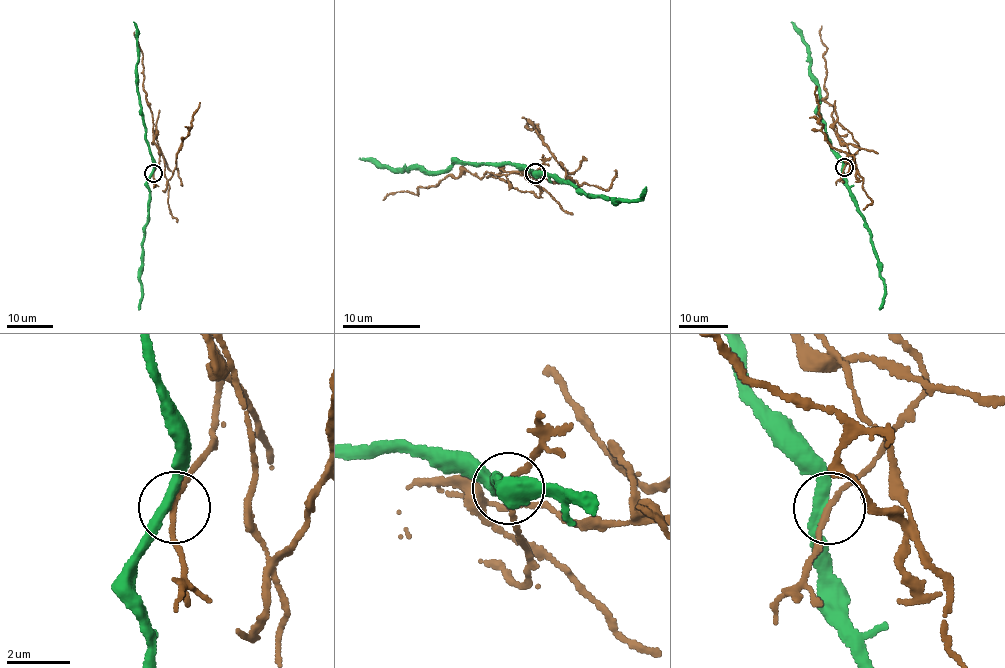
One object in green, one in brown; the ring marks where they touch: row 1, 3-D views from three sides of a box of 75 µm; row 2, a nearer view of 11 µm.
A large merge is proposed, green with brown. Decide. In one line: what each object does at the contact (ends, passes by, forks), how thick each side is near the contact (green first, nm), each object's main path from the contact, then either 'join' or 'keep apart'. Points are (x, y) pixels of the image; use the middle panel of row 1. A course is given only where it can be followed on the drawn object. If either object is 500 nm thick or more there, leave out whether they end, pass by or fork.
green passes by | brown passes by | 320/140 nm | green via (535, 174), (511, 163), (473, 166), (456, 163), (434, 174), (426, 174), (413, 168), (395, 173), (359, 158) | brown via (535, 174), (536, 198), (499, 176), (504, 169), (554, 183), (566, 179), (538, 128), (525, 127) | keep apart

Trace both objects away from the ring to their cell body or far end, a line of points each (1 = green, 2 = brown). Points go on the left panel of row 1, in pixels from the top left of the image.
1: (153, 173), (136, 73), (137, 34), (133, 22)
2: (153, 173), (159, 157), (155, 130), (154, 142), (164, 159), (164, 176), (168, 180), (199, 102)

